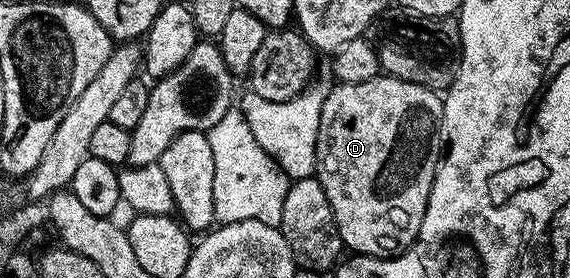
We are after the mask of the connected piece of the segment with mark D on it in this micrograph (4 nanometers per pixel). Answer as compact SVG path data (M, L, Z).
M380 75L378 77L374 77L373 79L369 79L365 83L345 83L344 85L340 85L338 83L331 85L331 90L329 91L329 95L323 101L323 106L321 107L321 115L319 116L319 130L317 131L317 143L315 144L315 171L314 176L318 177L319 182L321 183L321 187L325 191L325 199L329 199L329 207L331 208L331 214L335 216L335 226L337 227L337 231L339 232L339 238L343 240L344 246L350 252L355 255L362 255L364 257L381 257L381 258L389 258L396 256L400 253L404 253L406 249L413 244L413 242L417 239L417 235L423 230L421 227L421 219L425 219L425 207L429 203L429 191L433 187L433 179L435 178L435 171L437 168L437 153L435 157L435 129L437 133L437 126L440 124L441 118L443 116L443 97L440 96L438 92L434 89L426 89L424 85L418 85L417 83L409 83L408 81L402 81L401 79L397 79L396 77L388 77L386 75Z

